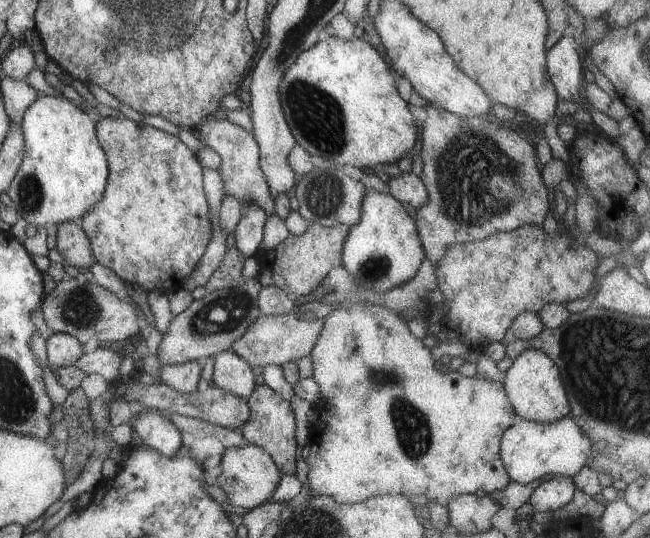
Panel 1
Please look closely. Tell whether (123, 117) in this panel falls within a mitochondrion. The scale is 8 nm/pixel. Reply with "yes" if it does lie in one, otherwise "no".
no

